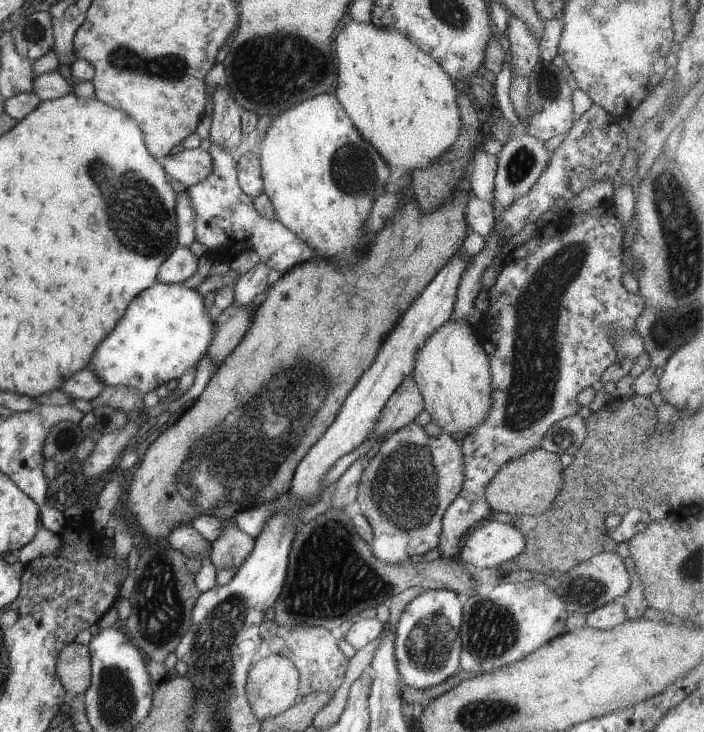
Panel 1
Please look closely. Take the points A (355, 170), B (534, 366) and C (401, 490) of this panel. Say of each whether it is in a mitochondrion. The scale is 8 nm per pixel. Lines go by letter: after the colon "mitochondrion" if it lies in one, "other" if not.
A: mitochondrion
B: mitochondrion
C: mitochondrion

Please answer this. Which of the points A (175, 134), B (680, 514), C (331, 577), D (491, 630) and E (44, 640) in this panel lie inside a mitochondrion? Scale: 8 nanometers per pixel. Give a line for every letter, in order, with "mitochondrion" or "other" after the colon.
A: other
B: other
C: mitochondrion
D: mitochondrion
E: other

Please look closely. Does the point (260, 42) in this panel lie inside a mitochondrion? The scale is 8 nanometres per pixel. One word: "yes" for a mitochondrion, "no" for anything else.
yes

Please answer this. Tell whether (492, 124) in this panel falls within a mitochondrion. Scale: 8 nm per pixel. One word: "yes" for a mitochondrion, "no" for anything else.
no

